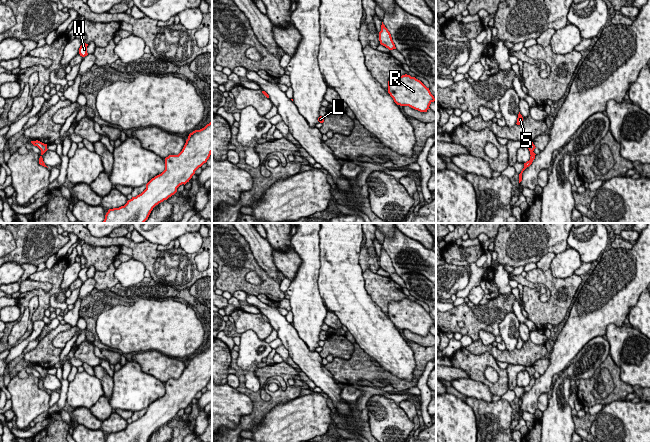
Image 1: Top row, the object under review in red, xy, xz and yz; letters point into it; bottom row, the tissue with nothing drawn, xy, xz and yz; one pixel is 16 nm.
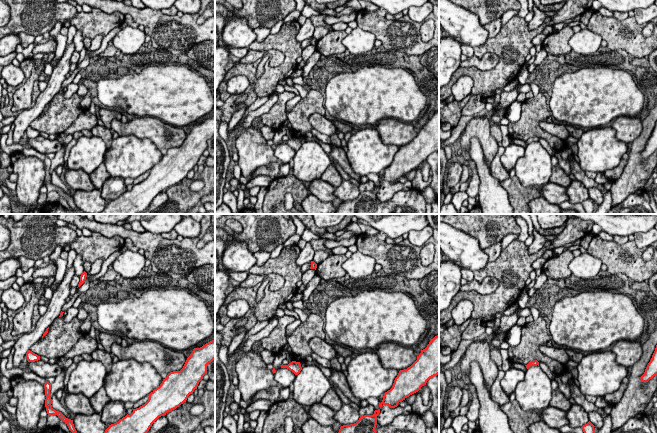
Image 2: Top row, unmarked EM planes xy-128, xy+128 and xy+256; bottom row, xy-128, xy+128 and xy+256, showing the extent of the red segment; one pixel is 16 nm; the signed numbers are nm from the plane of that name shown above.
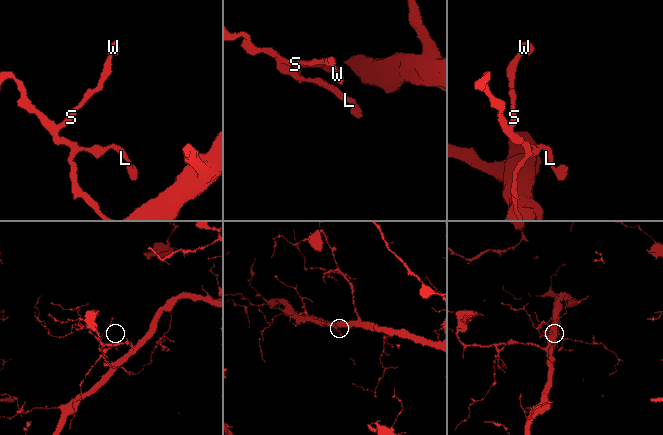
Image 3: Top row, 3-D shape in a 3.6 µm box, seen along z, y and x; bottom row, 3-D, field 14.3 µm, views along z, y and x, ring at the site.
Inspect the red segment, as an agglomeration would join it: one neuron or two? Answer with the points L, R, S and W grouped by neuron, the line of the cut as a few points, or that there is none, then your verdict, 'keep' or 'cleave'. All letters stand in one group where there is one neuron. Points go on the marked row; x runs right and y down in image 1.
L R S W; no cut; keep

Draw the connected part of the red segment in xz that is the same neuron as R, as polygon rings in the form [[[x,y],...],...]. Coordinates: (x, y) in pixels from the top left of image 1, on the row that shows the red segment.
[[[410,75],[391,77],[388,81],[388,93],[400,106],[409,106],[420,112],[427,112],[434,96],[420,80]]]

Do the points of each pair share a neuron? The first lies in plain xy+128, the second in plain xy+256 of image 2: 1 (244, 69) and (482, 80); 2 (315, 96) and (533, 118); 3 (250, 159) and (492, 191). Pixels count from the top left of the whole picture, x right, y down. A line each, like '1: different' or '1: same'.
1: same
2: same
3: different

